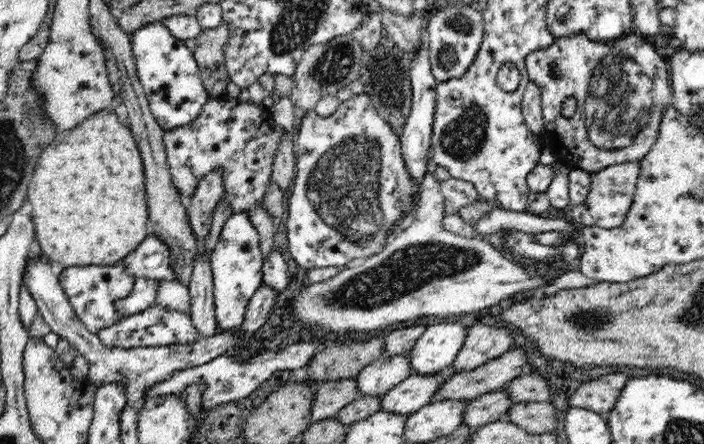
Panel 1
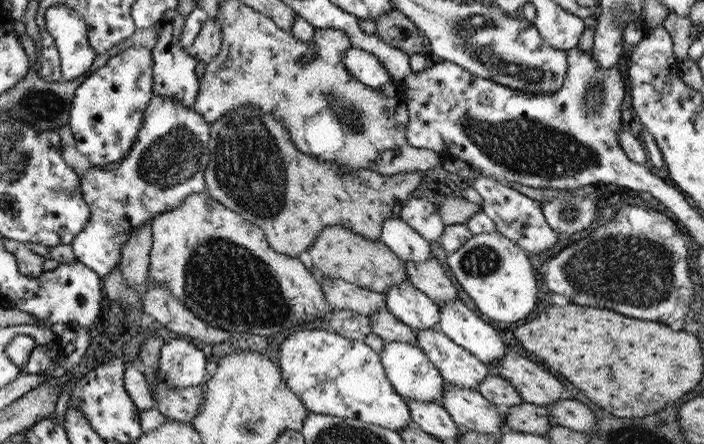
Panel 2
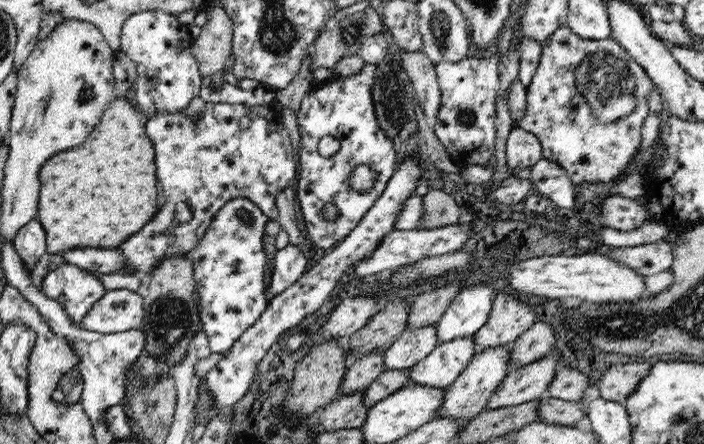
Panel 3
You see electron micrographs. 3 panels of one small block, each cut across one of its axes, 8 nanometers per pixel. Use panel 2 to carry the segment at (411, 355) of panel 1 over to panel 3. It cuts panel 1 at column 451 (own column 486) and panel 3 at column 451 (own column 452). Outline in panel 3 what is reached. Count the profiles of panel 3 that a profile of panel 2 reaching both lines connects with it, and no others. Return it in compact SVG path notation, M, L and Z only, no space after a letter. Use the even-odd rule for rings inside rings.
M490 284L470 286L460 292L436 325L438 345L473 337L488 321L494 296Z

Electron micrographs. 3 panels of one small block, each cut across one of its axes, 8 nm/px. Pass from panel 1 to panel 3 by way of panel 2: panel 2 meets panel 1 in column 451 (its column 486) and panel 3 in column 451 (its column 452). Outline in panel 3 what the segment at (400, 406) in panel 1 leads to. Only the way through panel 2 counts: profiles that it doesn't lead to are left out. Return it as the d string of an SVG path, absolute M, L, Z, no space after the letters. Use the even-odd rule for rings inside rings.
M474 336L447 342L408 370L409 382L423 388L448 390L474 354Z

